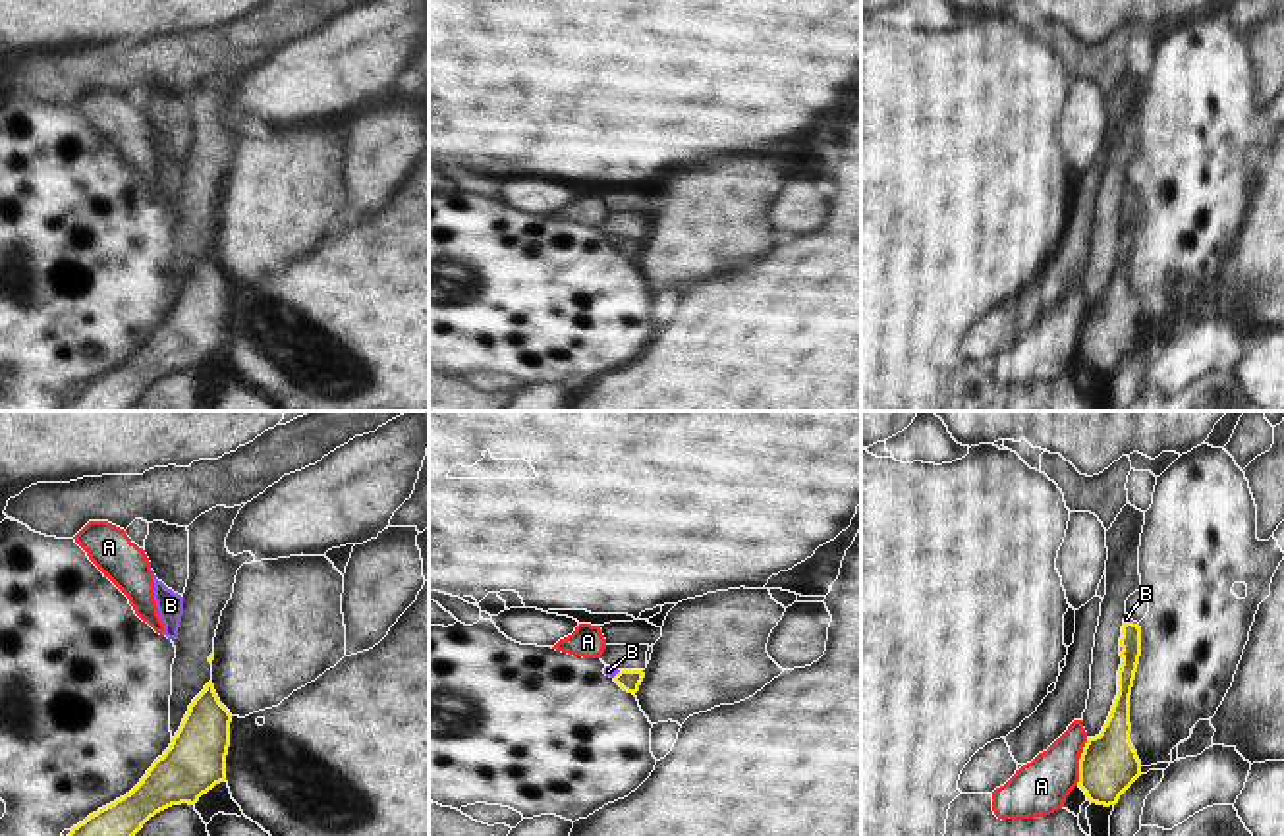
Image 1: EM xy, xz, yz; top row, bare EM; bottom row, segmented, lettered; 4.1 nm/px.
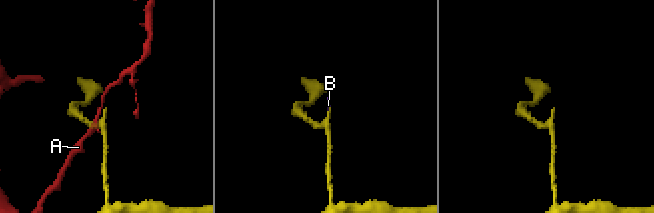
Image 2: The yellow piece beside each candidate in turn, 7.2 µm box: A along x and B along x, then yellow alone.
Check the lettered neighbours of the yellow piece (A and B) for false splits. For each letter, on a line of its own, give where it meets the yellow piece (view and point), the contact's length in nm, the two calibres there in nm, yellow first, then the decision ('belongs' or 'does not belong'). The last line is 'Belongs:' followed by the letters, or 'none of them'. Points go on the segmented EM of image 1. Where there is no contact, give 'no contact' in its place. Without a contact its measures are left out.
A: contact yz (1080, 761); length 200 nm; calibres 240 and 220 nm; does not belong
B: contact yz (1130, 622); length 60 nm; calibres 90 and 20 nm; belongs
Belongs: B

